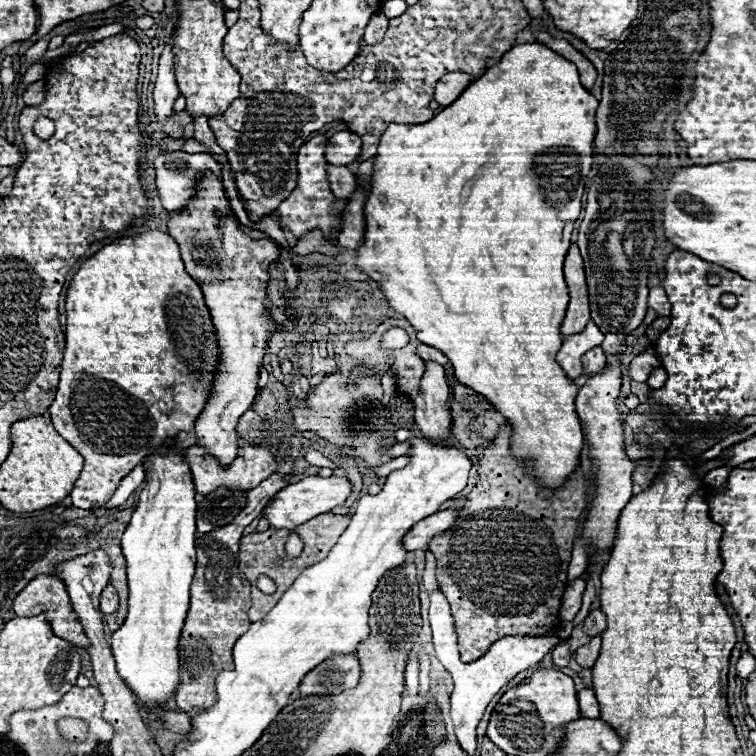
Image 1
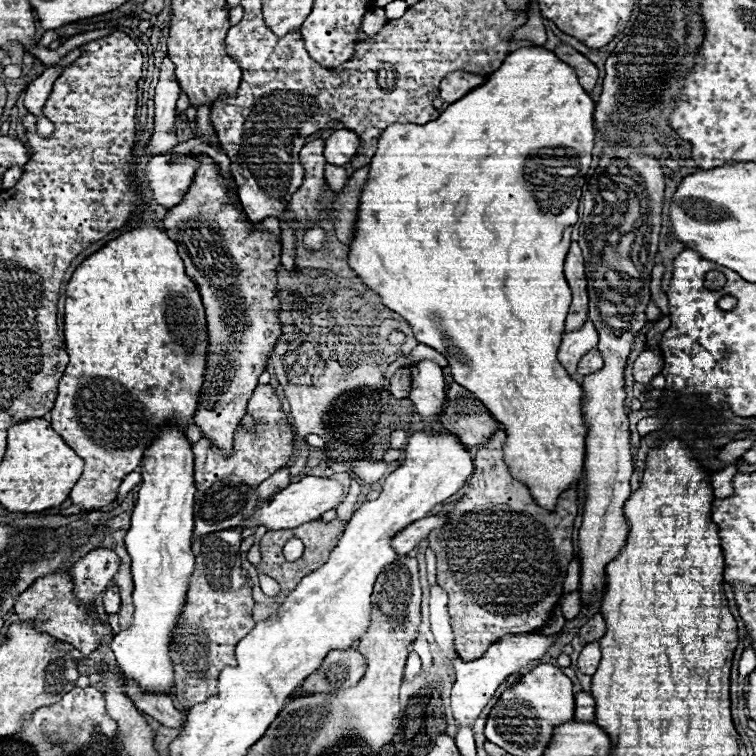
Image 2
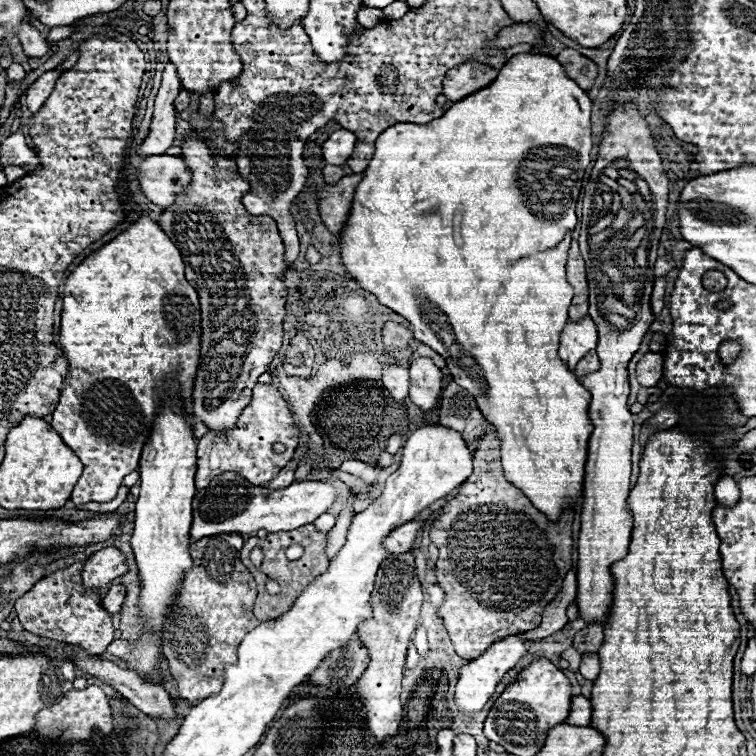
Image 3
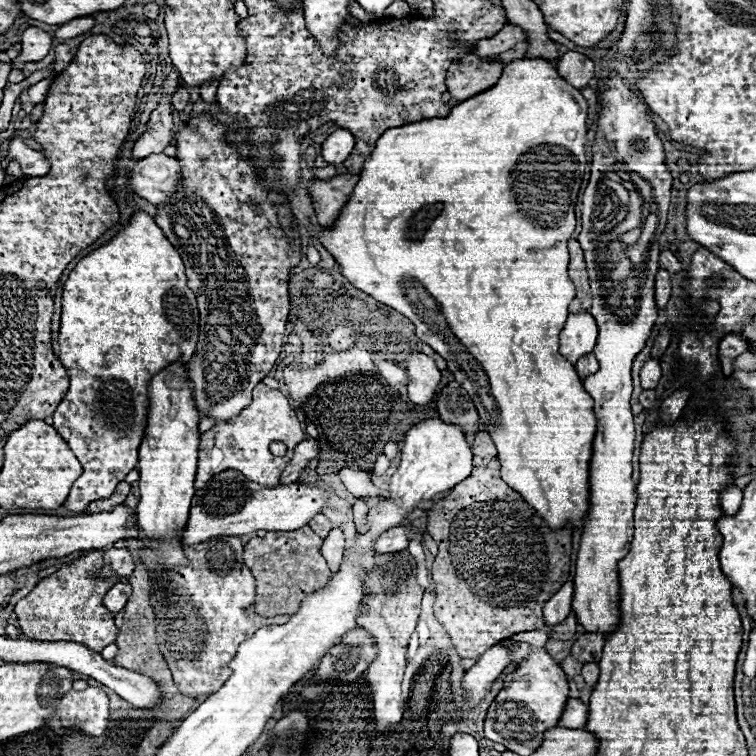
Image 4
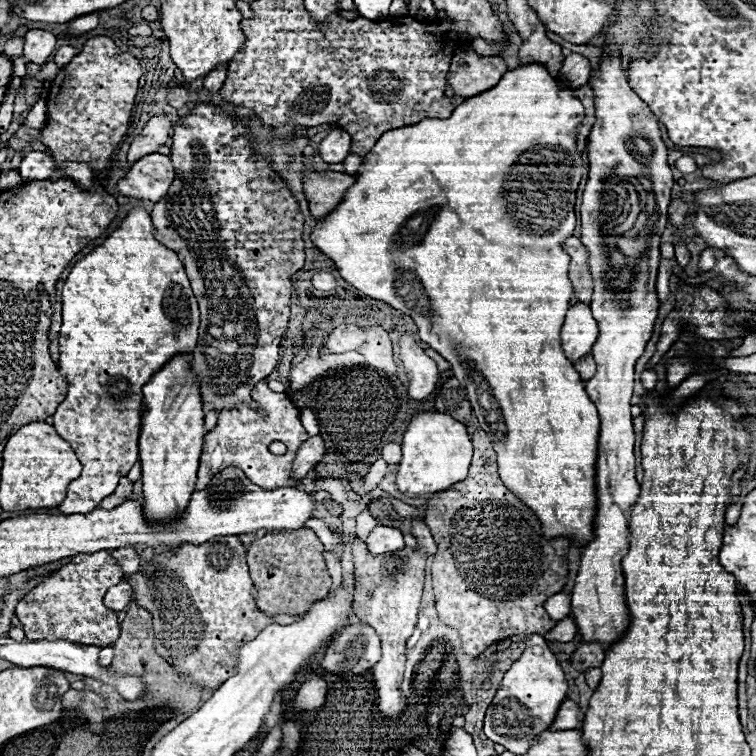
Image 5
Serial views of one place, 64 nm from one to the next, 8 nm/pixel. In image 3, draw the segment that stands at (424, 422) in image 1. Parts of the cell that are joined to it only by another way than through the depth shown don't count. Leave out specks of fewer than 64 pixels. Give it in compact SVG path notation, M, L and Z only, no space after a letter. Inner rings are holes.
M416 358L410 364L410 400L422 408L432 410L440 398L442 374L430 358Z

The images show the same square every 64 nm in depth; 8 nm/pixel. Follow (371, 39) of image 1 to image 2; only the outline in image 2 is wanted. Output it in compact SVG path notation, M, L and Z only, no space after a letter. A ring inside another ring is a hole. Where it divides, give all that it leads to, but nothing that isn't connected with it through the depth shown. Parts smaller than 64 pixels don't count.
M374 8L374 10L368 12L368 14L364 16L364 20L362 20L362 32L364 32L364 36L366 36L366 38L376 36L386 22L388 22L388 18L384 16L384 10Z

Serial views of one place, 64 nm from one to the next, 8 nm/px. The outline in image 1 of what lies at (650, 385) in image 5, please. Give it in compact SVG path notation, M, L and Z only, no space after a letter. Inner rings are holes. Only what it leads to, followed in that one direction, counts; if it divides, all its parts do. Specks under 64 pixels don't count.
M648 348L646 352L642 352L640 356L636 356L636 358L630 362L628 374L630 374L630 378L636 380L636 382L646 382L648 374L650 374L652 368L656 368L656 366L660 366L660 360L656 358L654 348Z

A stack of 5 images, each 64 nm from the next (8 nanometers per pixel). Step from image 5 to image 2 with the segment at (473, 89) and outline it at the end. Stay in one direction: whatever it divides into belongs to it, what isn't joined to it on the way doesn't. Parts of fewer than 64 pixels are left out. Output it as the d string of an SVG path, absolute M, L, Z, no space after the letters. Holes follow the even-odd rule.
M456 70L450 72L442 82L440 82L440 98L448 104L460 100L464 94L468 94L472 88L476 88L478 84L482 84L486 80L486 76L480 74L472 74L472 72L464 72L464 70Z

